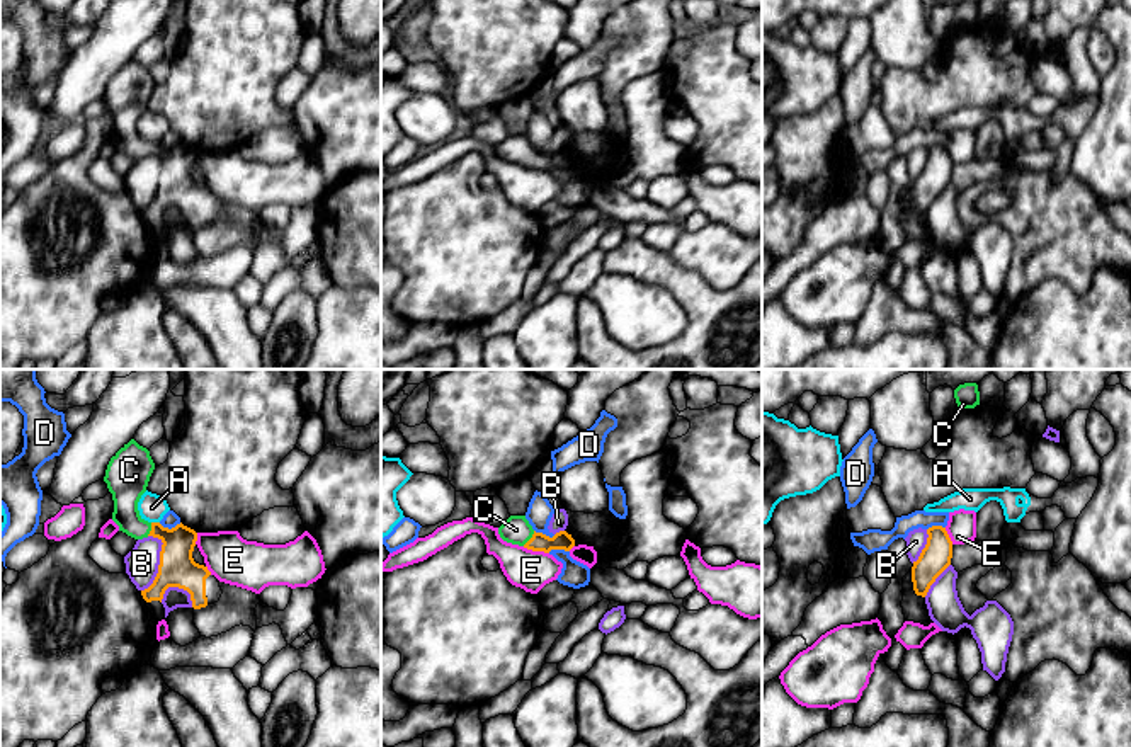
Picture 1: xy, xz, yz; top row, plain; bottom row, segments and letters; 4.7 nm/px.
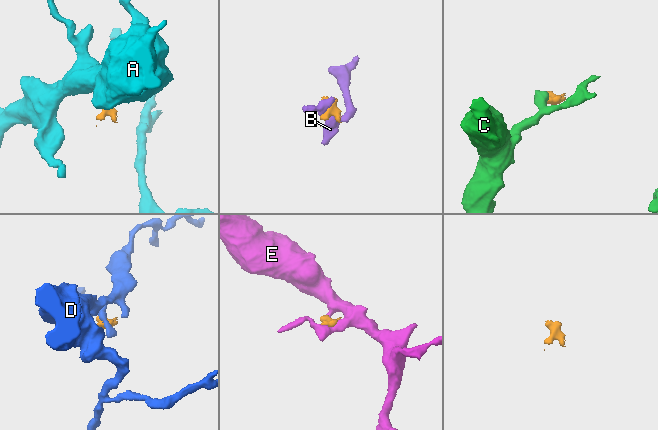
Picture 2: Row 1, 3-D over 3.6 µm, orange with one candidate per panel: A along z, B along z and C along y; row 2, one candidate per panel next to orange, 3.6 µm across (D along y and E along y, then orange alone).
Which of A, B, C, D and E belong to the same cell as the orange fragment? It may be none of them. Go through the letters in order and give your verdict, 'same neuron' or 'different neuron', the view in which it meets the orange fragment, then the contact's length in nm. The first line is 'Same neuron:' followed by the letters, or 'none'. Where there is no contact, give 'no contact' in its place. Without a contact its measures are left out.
Same neuron: C
A: different neuron; contact in xy; length 40 nm
B: different neuron; contact in xy; length 280 nm
C: same neuron; contact in xz; length 90 nm
D: different neuron; contact in xy; length 110 nm
E: different neuron; contact in xz; length 130 nm

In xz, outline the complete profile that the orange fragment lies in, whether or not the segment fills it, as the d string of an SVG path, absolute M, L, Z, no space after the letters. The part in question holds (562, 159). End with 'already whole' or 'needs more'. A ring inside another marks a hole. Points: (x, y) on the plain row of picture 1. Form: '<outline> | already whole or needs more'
M510 134L500 146L498 153L503 160L524 165L532 170L549 172L551 168L570 170L575 158L566 150L556 151L553 157L536 151L526 134Z | needs more

